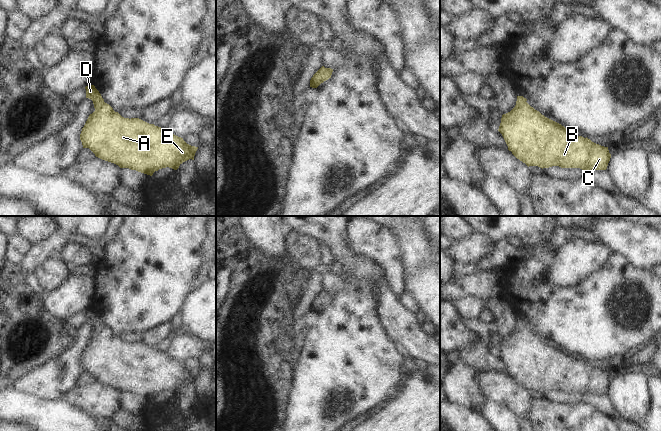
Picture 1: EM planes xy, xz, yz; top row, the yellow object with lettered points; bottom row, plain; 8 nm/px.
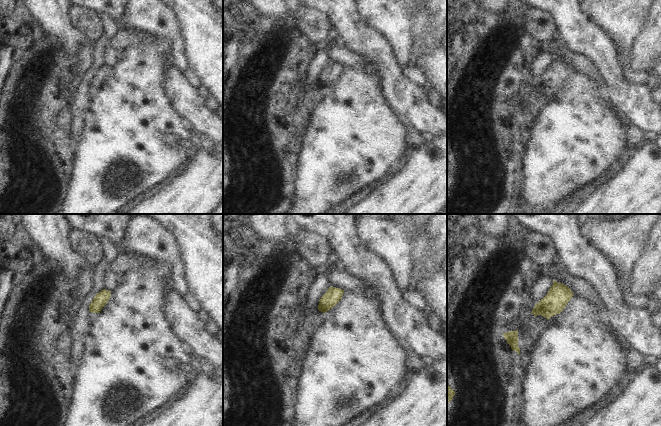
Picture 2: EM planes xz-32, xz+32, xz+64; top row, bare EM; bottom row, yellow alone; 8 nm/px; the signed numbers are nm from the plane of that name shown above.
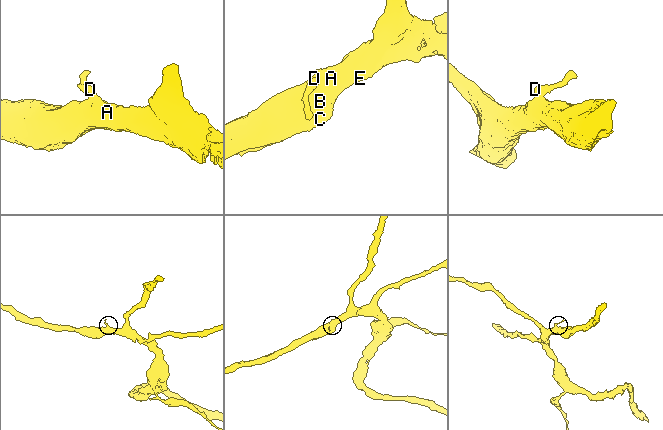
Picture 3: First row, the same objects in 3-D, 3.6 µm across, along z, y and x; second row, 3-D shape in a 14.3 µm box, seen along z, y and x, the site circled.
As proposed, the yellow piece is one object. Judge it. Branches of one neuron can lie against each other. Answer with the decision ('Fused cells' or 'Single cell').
Single cell.

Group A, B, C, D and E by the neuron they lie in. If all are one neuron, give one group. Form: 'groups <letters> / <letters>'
groups A B C D E

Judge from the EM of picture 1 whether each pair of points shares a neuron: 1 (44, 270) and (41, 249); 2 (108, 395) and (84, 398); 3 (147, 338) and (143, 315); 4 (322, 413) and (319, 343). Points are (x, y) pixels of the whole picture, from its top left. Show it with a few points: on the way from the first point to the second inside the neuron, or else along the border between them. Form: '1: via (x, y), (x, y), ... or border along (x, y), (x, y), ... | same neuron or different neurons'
1: border along (58, 257), (47, 258), (33, 273) | different neurons
2: via (102, 398), (90, 398) | same neuron
3: border along (168, 322), (155, 325), (142, 333) | different neurons
4: via (322, 396), (322, 360) | same neuron

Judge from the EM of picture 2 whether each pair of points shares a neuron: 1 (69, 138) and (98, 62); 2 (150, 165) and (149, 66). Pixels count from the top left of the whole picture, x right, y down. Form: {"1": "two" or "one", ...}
{"1": "one", "2": "one"}

